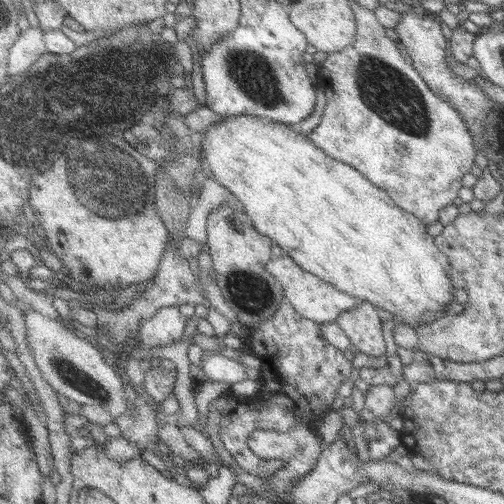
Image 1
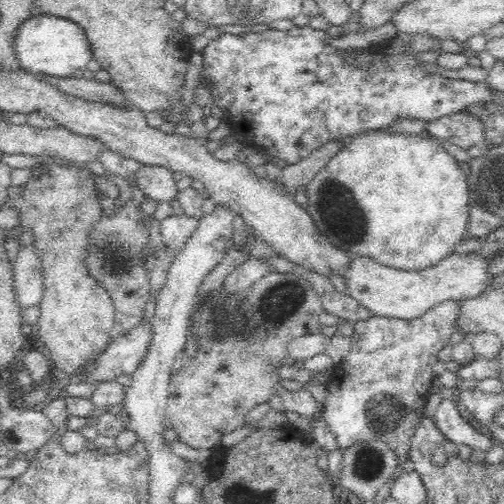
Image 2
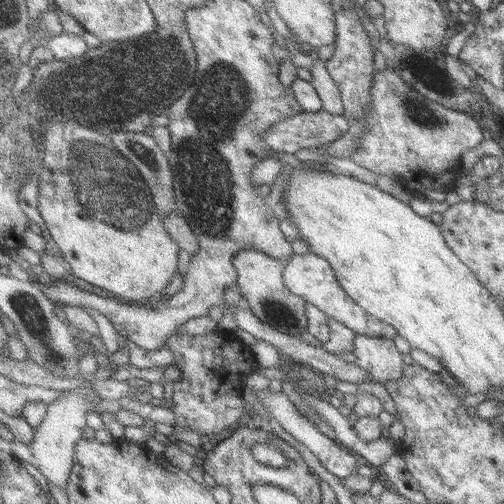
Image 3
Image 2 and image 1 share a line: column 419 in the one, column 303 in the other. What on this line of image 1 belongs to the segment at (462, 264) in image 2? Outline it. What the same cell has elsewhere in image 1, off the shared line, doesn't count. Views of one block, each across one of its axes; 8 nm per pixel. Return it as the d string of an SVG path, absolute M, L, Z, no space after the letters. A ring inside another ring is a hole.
M281 254L281 256L273 256L271 264L267 266L269 272L283 284L285 288L285 302L289 302L301 316L323 324L335 324L343 312L347 310L355 310L359 306L359 300L339 288L335 288L333 284L321 280L321 276L315 276L311 272L307 272L305 268L301 268L291 256Z

